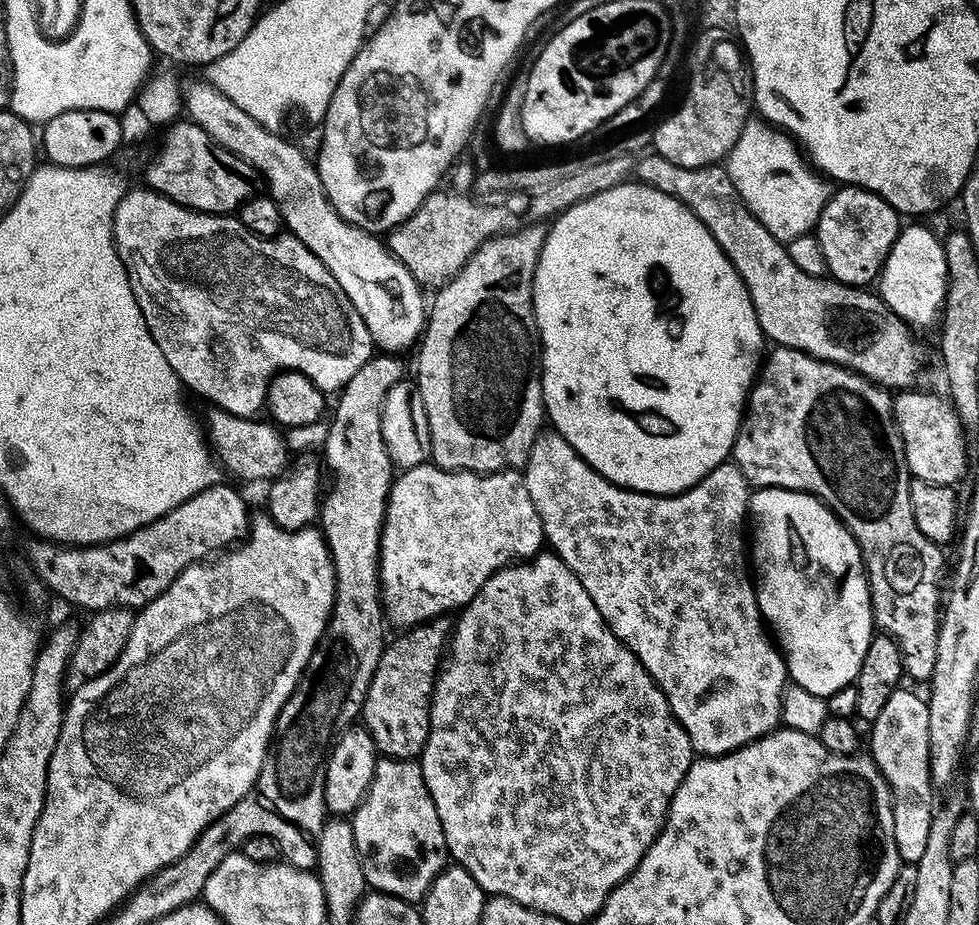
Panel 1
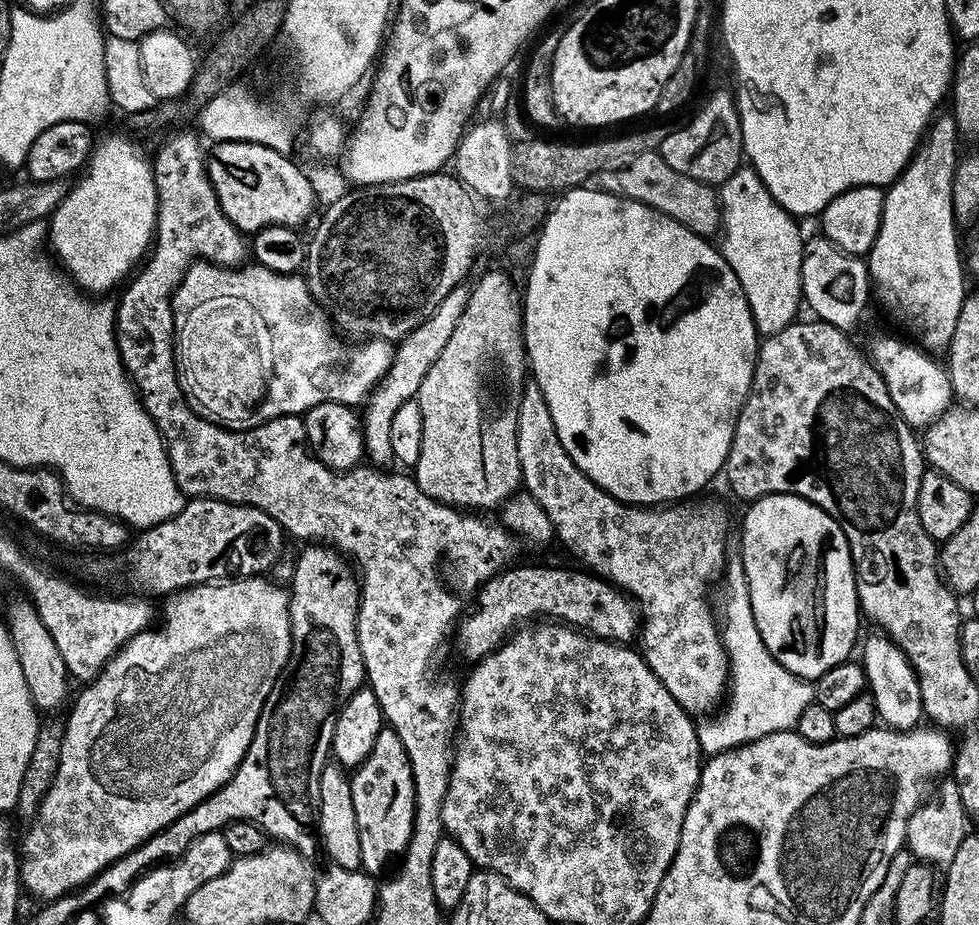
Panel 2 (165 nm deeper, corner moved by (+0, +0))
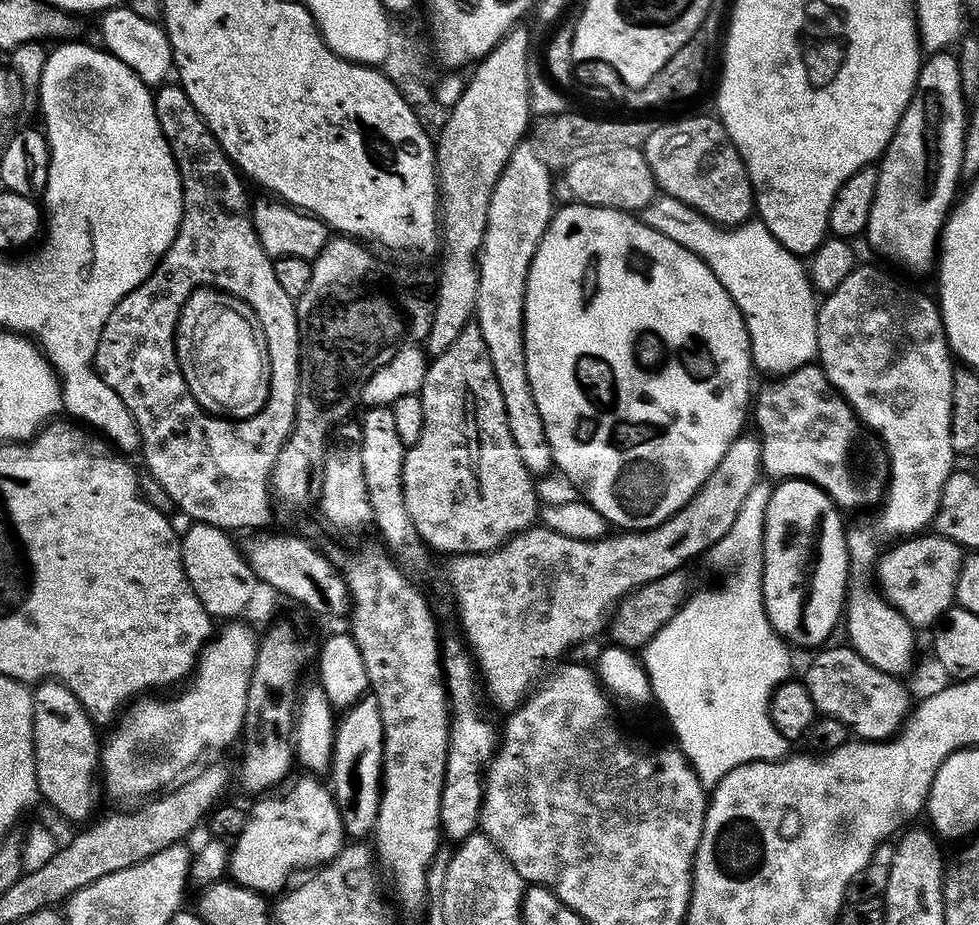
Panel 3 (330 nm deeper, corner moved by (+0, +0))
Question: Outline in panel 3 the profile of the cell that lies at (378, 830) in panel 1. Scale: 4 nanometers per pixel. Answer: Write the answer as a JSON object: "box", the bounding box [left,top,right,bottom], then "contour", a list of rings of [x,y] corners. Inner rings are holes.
{"box":[330,694,384,838],"contour":[[[368,694],[355,706],[347,709],[337,719],[336,737],[332,747],[330,787],[336,798],[336,805],[344,819],[344,830],[349,837],[364,838],[376,827],[380,786],[384,770],[384,731],[382,714],[378,710],[376,697]]]}

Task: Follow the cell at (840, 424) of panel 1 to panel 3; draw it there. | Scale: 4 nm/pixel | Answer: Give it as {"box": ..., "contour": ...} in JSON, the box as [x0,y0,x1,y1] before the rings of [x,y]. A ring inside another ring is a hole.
{"box":[754,363,888,508],"contour":[[[819,363],[803,364],[787,376],[768,382],[754,396],[754,416],[760,438],[760,467],[763,475],[782,480],[809,480],[826,492],[837,508],[868,508],[879,505],[888,482],[888,454],[879,436],[860,423],[856,412],[832,387]]]}

